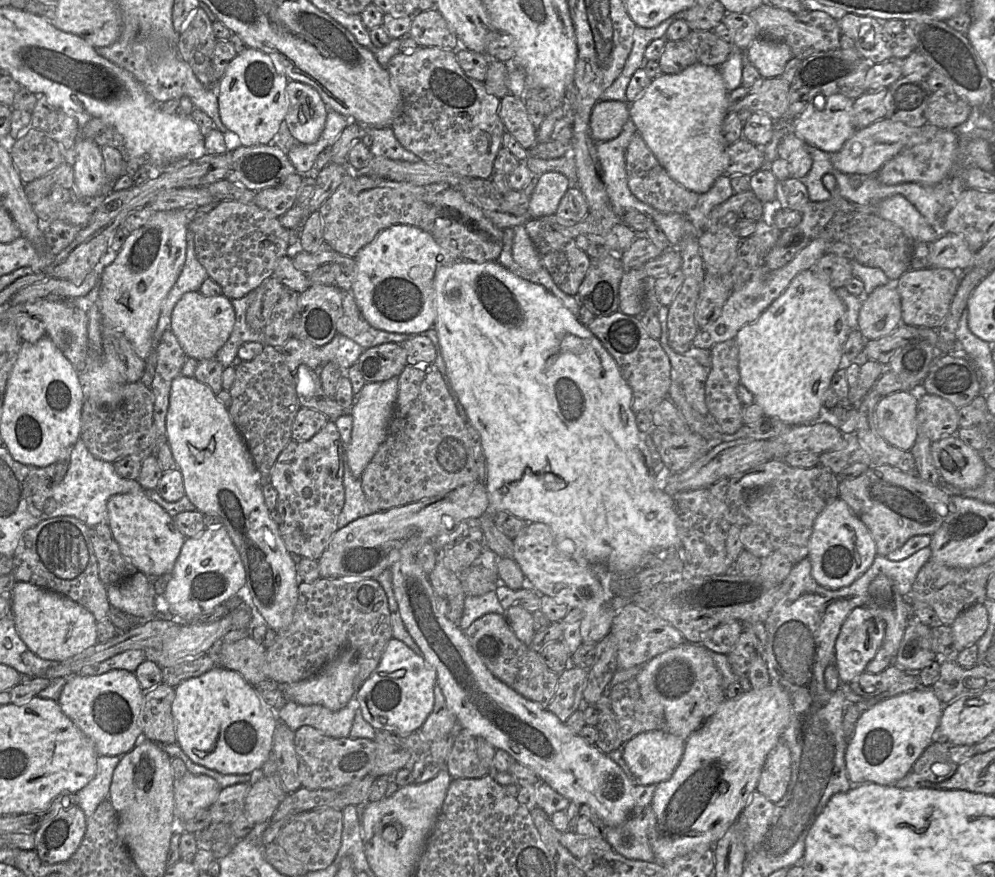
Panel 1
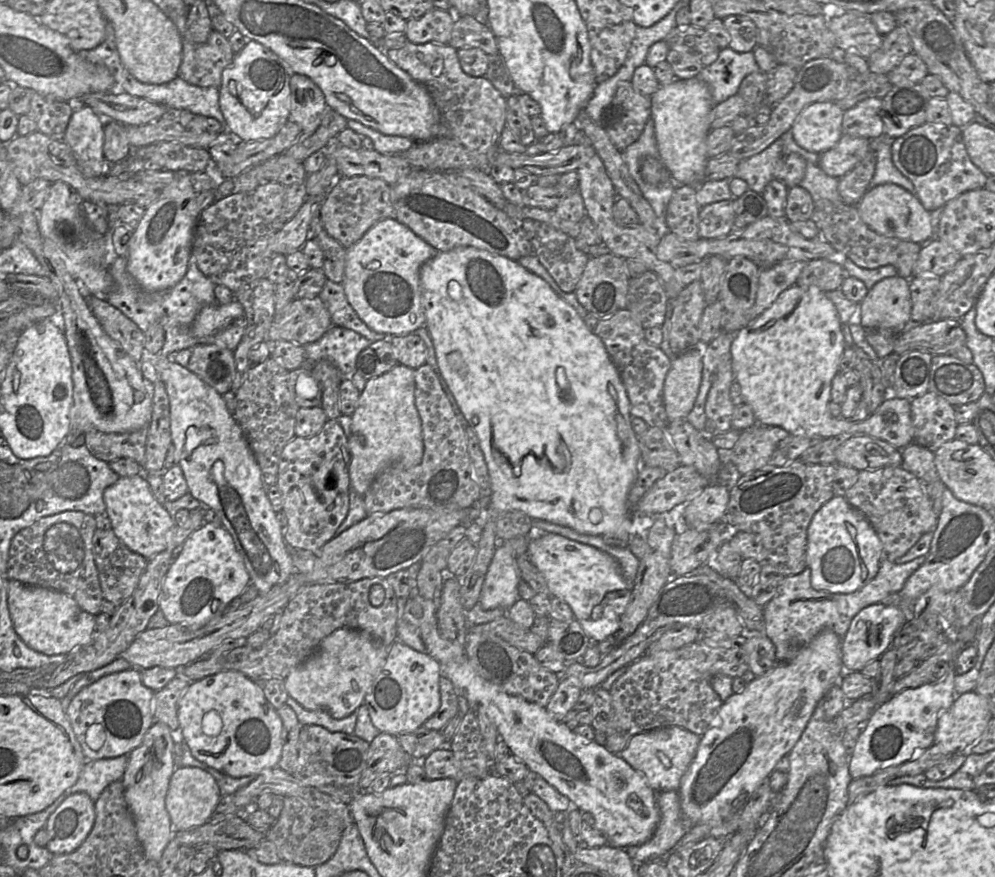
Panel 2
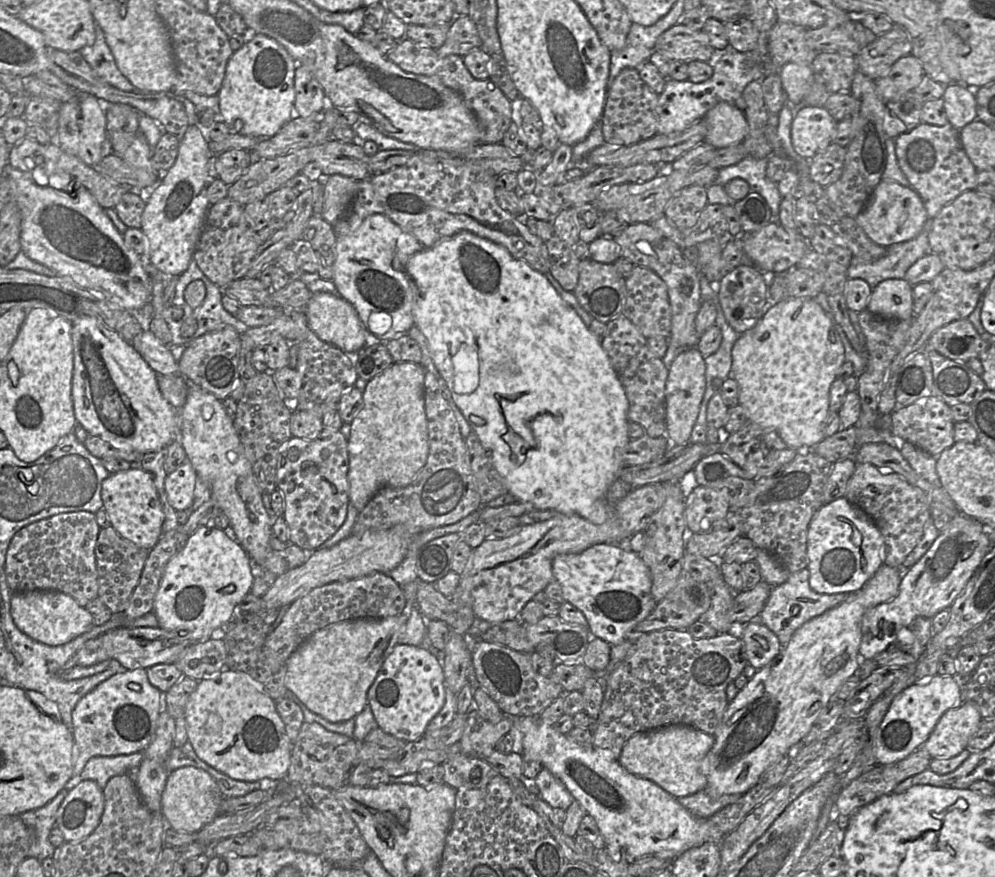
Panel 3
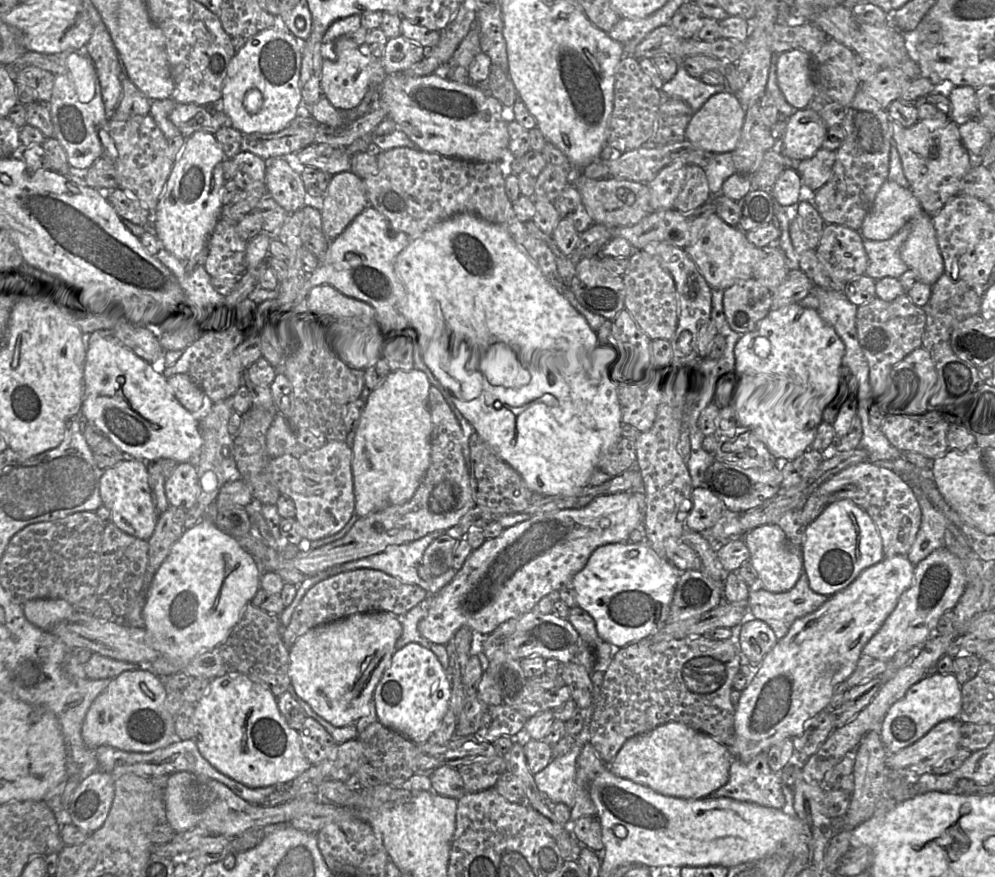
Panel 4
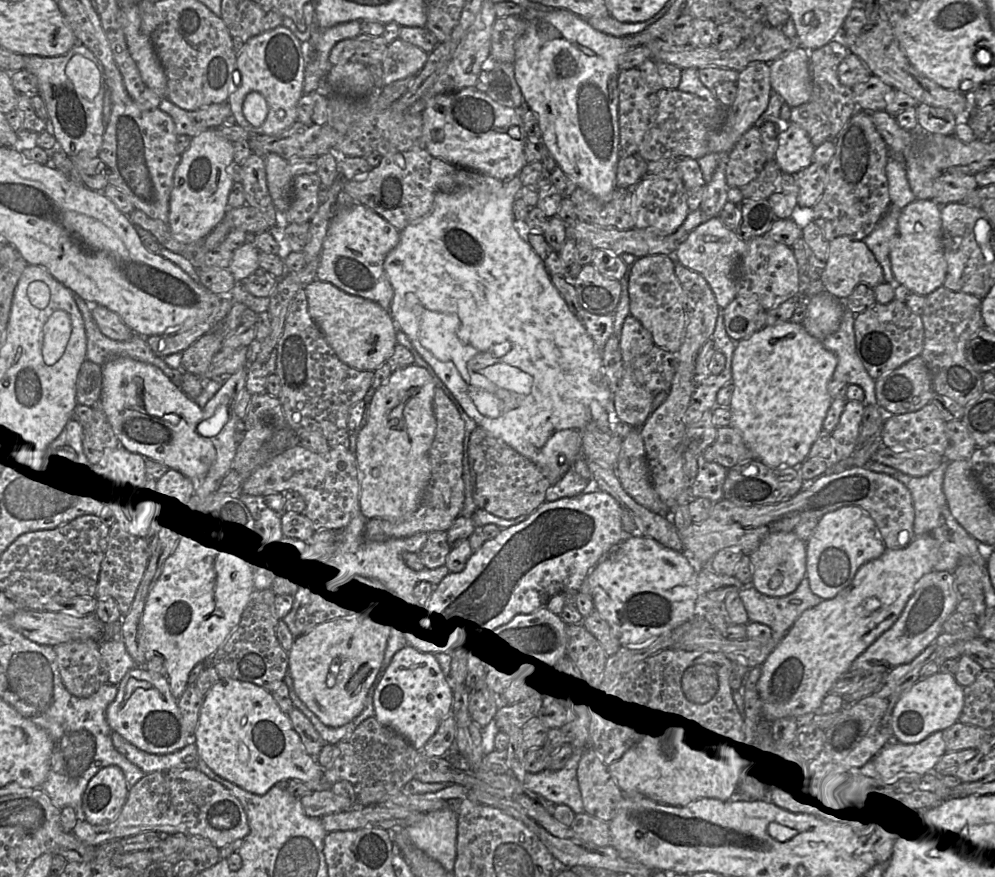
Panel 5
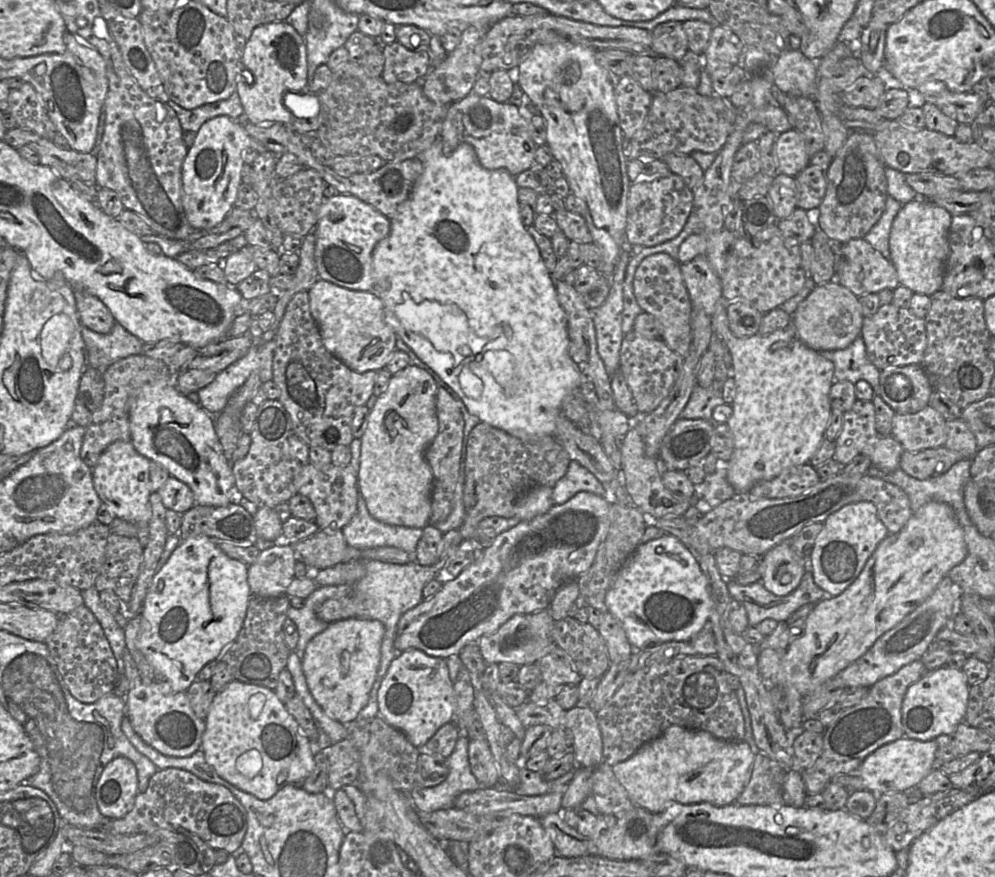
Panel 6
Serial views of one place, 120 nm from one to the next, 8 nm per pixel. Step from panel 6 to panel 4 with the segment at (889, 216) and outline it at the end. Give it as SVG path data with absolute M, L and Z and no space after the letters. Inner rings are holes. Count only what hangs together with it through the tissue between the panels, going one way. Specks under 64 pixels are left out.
M913 222L906 223L887 240L864 239L864 248L869 258L865 275L875 282L884 277L899 279L909 269L901 257L902 247L913 229Z

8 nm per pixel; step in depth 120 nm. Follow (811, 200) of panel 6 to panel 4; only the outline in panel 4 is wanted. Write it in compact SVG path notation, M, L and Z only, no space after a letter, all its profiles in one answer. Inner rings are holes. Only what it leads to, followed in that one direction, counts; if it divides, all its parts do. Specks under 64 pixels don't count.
M820 148L815 155L797 163L804 190L813 195L831 178L835 164L836 152Z

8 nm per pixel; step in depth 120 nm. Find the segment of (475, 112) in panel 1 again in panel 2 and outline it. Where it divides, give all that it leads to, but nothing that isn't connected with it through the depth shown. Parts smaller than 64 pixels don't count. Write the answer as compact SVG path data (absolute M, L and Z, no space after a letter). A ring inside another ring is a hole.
M408 41L401 49L385 51L396 66L429 92L439 114L441 137L460 142L472 153L493 156L500 150L500 140L506 124L506 98L484 77L466 74L460 65L457 50L448 44Z

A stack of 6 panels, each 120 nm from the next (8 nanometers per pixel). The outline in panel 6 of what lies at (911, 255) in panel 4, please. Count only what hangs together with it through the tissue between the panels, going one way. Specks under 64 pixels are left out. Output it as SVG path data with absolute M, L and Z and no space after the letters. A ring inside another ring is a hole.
M923 197L902 206L893 221L889 240L890 257L900 285L928 296L942 288L949 255L951 221L952 214Z

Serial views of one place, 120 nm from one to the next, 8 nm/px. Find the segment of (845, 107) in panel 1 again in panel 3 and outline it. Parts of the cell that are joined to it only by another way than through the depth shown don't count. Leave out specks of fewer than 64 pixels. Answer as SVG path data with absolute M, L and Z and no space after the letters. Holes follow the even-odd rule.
M802 105L797 108L791 128L794 150L811 159L835 140L837 122L825 107Z

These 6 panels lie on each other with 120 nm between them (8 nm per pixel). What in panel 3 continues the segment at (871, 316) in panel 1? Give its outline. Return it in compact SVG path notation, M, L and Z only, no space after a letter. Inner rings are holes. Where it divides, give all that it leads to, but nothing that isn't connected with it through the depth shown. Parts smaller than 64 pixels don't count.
M886 279L873 288L867 309L884 318L914 317L912 285L906 279Z

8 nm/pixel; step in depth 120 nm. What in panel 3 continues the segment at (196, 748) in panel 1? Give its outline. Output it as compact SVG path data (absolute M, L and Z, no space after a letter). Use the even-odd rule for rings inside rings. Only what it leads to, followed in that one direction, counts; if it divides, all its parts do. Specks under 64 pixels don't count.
M225 668L214 676L198 681L184 713L188 741L196 755L209 766L235 780L254 782L264 778L285 780L294 744L286 734L285 724L274 701L246 673Z

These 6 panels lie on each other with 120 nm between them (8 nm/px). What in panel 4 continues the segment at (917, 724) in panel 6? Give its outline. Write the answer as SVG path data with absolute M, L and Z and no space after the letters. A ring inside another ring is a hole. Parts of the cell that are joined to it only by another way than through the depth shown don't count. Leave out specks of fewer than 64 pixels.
M954 674L925 676L888 710L881 723L882 743L889 754L894 754L918 741L939 722L958 718L961 710L961 685Z

